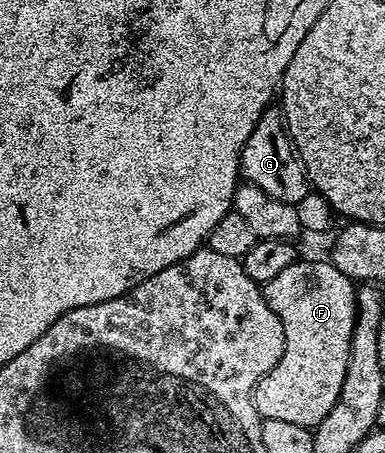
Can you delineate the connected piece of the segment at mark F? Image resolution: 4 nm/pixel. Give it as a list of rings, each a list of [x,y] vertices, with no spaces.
[[[297,259],[293,265],[286,267],[286,271],[281,271],[275,279],[267,281],[262,288],[266,303],[274,311],[274,315],[278,315],[278,319],[282,323],[282,331],[286,335],[286,347],[282,351],[282,359],[278,359],[278,363],[273,369],[270,370],[269,373],[258,382],[255,389],[252,390],[252,402],[256,404],[256,409],[260,412],[260,416],[263,420],[283,419],[285,423],[298,423],[299,425],[315,427],[319,425],[322,419],[326,419],[330,407],[334,407],[334,403],[338,399],[338,391],[342,391],[342,379],[346,379],[346,367],[350,359],[352,332],[356,326],[357,286],[346,275],[342,275],[342,271],[338,271],[338,267],[334,267],[331,260],[304,261],[304,259]]]

